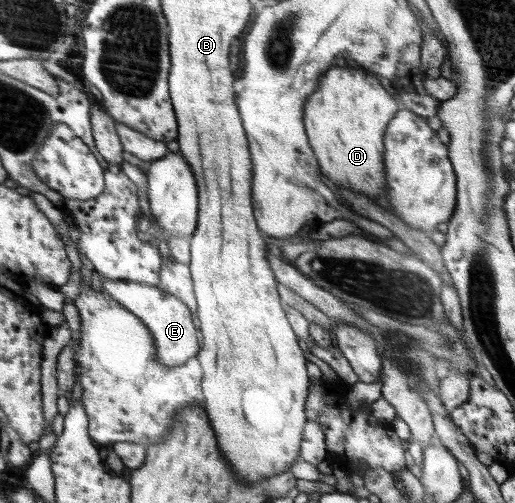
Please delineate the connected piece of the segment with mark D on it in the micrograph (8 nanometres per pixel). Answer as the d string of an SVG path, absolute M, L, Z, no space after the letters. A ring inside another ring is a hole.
M344 63L328 69L326 77L318 83L320 87L314 89L314 95L305 101L306 133L318 163L322 165L322 173L342 187L356 187L350 191L356 191L366 199L370 197L370 201L376 203L378 197L386 197L388 187L384 185L386 172L382 163L382 137L399 105L388 91L384 91L375 74L342 65Z

